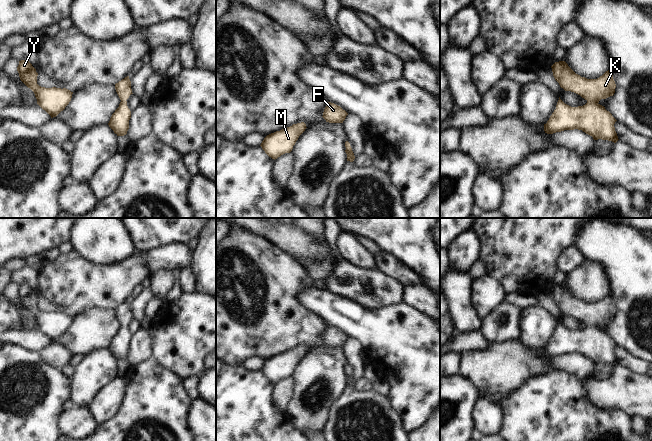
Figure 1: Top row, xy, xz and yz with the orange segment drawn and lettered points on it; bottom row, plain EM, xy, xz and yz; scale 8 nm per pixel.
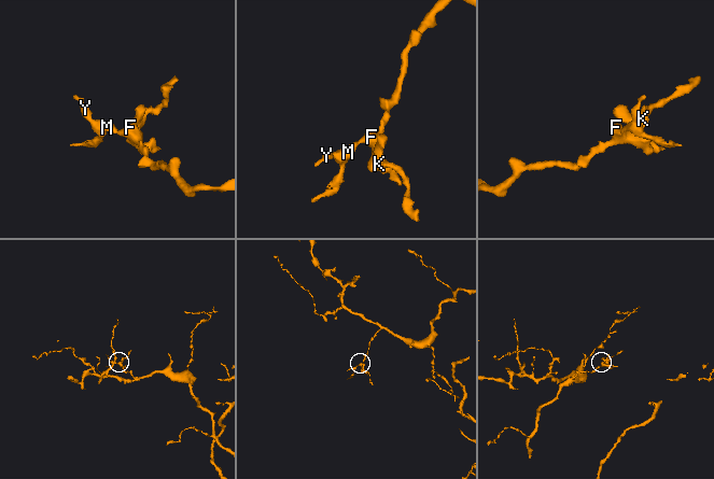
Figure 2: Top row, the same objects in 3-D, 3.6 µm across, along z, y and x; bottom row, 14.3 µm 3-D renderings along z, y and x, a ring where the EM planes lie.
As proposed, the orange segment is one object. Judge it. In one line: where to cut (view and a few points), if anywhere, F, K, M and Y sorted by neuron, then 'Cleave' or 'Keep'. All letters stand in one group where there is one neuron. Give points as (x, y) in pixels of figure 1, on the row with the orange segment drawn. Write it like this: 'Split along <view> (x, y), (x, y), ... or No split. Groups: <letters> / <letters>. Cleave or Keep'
No split. Groups: F K M Y. Keep.

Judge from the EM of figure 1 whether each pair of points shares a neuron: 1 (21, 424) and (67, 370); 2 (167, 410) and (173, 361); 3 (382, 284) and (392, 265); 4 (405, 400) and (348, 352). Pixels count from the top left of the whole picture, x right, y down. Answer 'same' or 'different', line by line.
1: different
2: different
3: different
4: different

